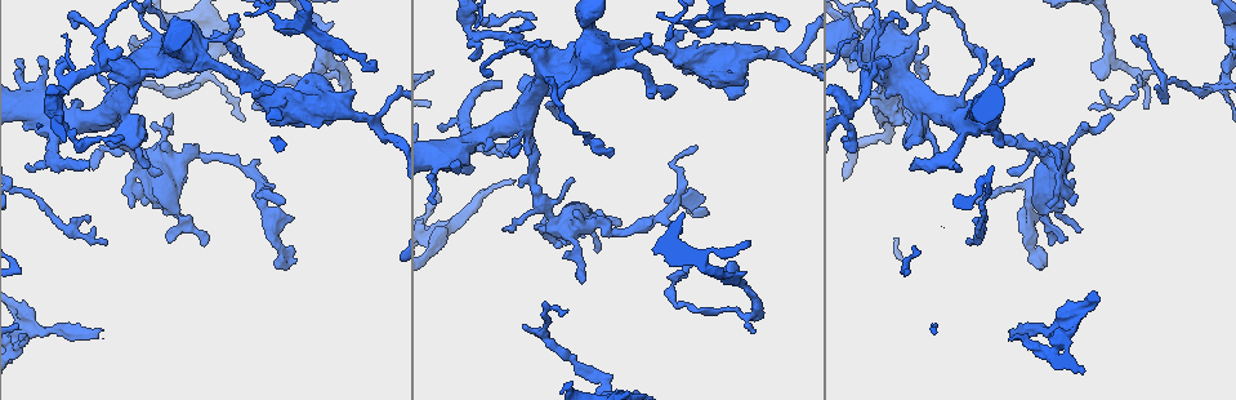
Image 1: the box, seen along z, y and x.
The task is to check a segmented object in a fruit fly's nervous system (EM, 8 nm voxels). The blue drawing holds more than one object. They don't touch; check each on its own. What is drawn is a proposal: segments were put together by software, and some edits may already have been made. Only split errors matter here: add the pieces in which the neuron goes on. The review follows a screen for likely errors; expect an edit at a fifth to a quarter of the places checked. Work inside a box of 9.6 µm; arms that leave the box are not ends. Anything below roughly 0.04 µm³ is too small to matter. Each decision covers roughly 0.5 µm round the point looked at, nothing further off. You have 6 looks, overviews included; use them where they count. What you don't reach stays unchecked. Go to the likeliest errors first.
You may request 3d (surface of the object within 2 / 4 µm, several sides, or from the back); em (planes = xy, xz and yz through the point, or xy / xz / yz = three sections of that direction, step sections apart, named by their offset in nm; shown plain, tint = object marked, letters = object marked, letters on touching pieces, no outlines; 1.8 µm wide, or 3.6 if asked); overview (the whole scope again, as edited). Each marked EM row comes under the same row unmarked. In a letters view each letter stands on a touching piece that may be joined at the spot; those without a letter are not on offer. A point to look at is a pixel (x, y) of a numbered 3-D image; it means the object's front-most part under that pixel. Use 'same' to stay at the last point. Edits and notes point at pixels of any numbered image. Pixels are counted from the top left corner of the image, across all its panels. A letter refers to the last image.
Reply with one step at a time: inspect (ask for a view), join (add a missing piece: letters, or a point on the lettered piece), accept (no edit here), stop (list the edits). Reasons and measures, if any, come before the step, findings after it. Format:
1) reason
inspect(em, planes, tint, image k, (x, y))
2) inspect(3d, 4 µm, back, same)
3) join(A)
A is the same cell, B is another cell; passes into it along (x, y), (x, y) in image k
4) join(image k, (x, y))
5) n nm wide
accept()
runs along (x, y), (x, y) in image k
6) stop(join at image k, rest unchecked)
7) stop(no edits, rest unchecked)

an open end
inspect(em, xy, step 16, letters, image 1, (510, 183))

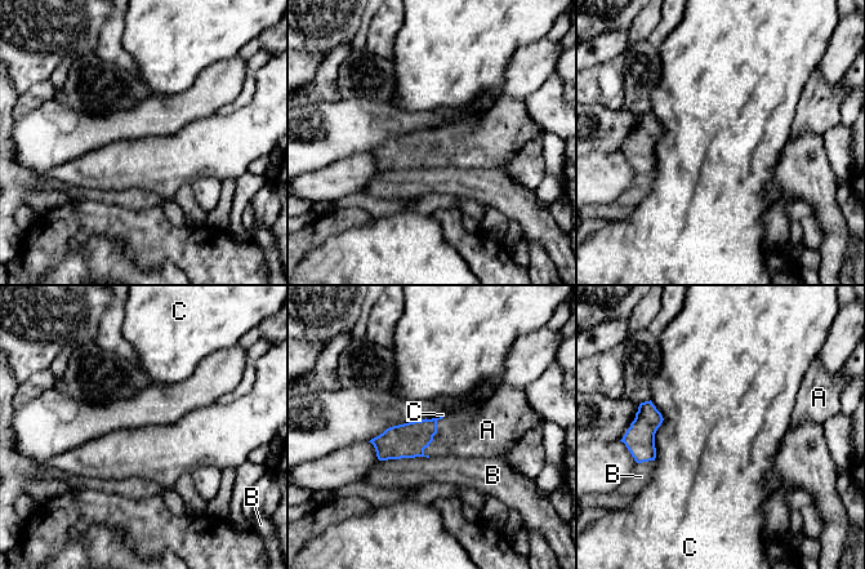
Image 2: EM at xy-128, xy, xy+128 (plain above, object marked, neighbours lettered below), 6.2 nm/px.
cut it another way
inspect(em, xz, step 8, letters, same)

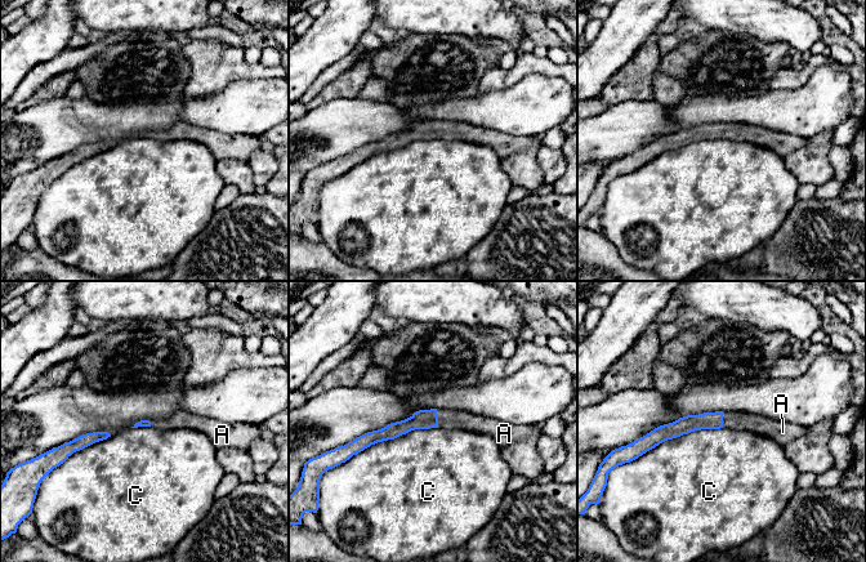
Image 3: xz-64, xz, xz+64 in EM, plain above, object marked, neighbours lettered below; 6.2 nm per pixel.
C touches over 600 nm
join(image 3, (447, 419))
A is the same cell, C is another cell; passes into it along (423, 419), (437, 418), (447, 419) in image 3; it goes on there

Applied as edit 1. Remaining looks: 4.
branch stops here
inspect(3d, 4 µm, back, image 1, (501, 80))

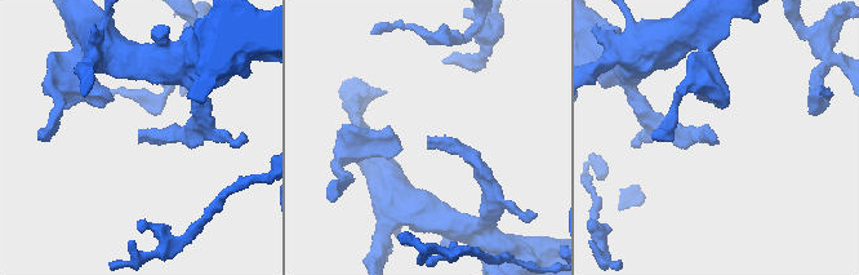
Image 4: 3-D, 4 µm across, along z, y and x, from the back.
inspect(em, planes, letters, image 4, (715, 140))

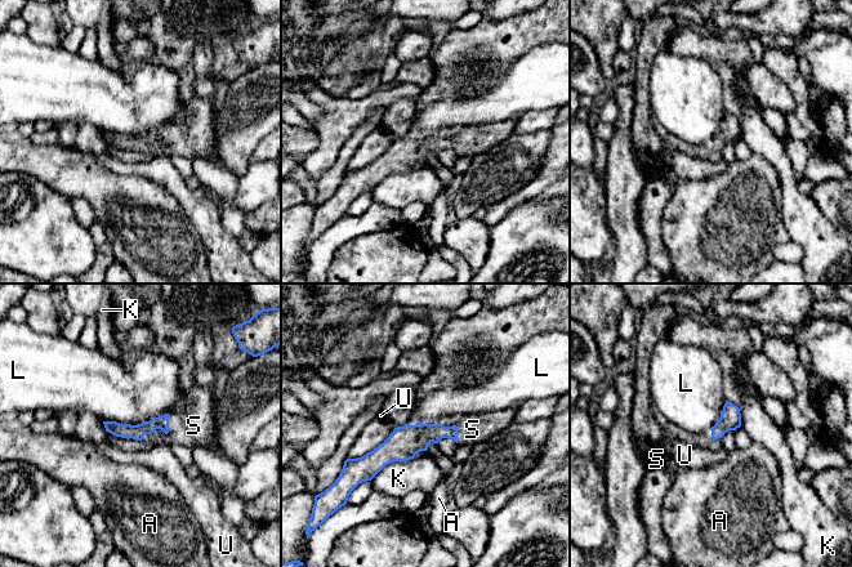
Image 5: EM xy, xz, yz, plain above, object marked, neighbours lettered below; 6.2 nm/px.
join(image 5, (193, 425))
S is the same cell, A, K, L and U are other cells; passes into it along (125, 431), (163, 431), (193, 425) in image 5; it goes on there

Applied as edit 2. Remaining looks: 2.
stop(join at image 3, join at image 5, rest unchecked)

